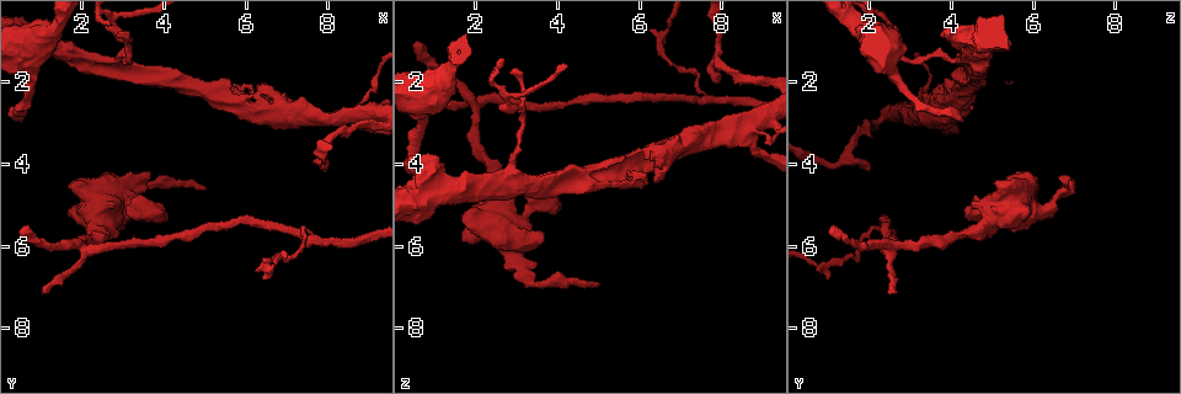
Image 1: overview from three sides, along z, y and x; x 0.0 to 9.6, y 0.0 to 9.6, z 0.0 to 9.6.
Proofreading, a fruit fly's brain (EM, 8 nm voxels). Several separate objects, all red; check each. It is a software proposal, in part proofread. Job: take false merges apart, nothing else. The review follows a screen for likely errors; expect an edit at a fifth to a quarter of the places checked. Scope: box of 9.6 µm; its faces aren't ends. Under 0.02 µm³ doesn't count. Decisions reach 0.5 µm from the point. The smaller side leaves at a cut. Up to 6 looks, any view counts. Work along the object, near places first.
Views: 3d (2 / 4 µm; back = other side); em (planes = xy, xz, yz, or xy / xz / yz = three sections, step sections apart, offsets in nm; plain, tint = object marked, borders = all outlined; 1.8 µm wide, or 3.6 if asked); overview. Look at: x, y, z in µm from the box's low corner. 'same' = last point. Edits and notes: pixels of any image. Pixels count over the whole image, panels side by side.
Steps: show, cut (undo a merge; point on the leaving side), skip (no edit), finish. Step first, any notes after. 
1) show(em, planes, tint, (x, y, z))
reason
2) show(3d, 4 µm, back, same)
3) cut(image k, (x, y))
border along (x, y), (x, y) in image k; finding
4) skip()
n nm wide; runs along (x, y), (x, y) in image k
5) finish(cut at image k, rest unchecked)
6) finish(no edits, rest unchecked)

show(3d, 4 µm, (2.05, 6.10, 2.60))
abrupt turn

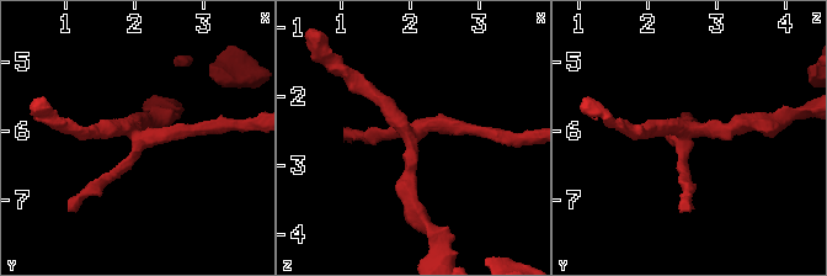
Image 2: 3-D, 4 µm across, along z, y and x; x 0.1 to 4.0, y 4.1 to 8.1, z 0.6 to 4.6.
show(em, xz, step 8, tint, (2.00, 6.00, 2.55))
4 arms

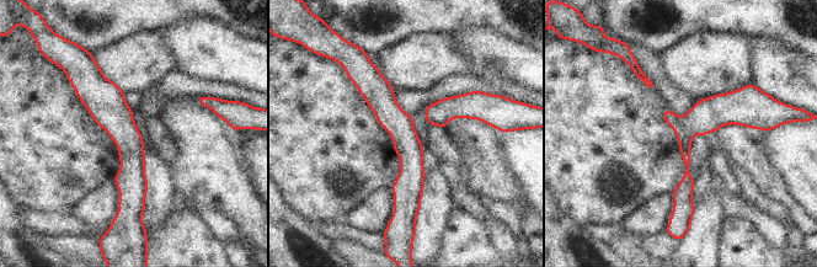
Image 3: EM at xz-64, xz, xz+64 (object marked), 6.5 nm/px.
show(em, planes, tint, same)

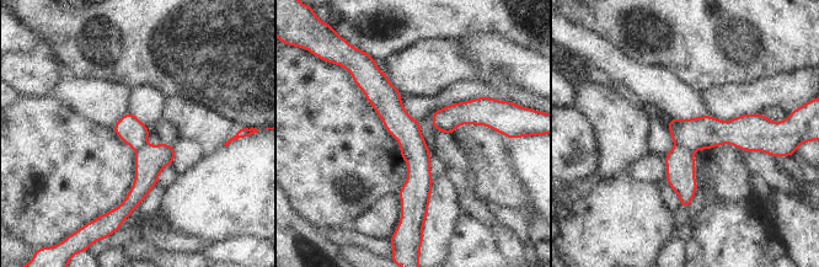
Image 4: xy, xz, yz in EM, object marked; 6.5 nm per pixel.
cut(image 4, (680, 174))
180 nm wide; two cells meet here

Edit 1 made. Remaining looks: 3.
show(3d, 4 µm, (4.55, 2.05, 4.20))
three-way junction

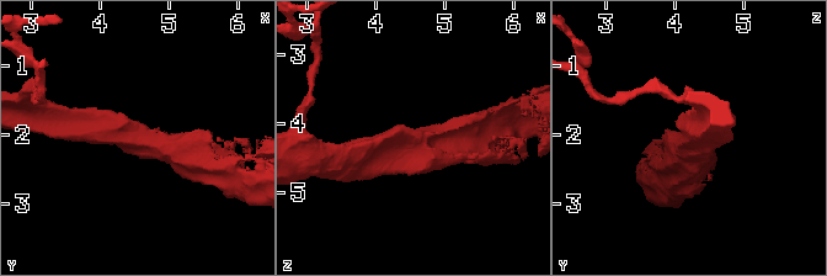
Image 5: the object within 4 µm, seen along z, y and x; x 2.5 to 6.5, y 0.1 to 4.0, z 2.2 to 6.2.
show(em, planes, plain, (4.55, 2.10, 4.25))
now the EM

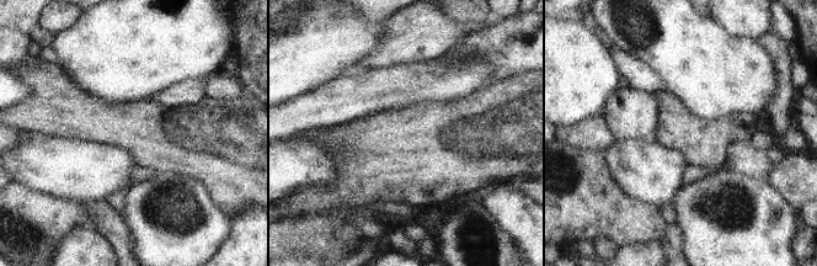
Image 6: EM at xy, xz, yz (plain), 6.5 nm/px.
show(em, planes, borders, same)
see the neighbours

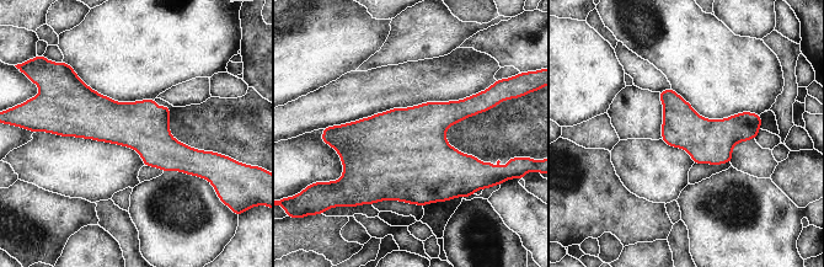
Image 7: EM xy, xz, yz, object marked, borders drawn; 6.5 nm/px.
skip()
runs along (62, 126), (206, 154) in image 7; continuous, no second cell

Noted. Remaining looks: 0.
finish(cut at image 4, rest unchecked)

